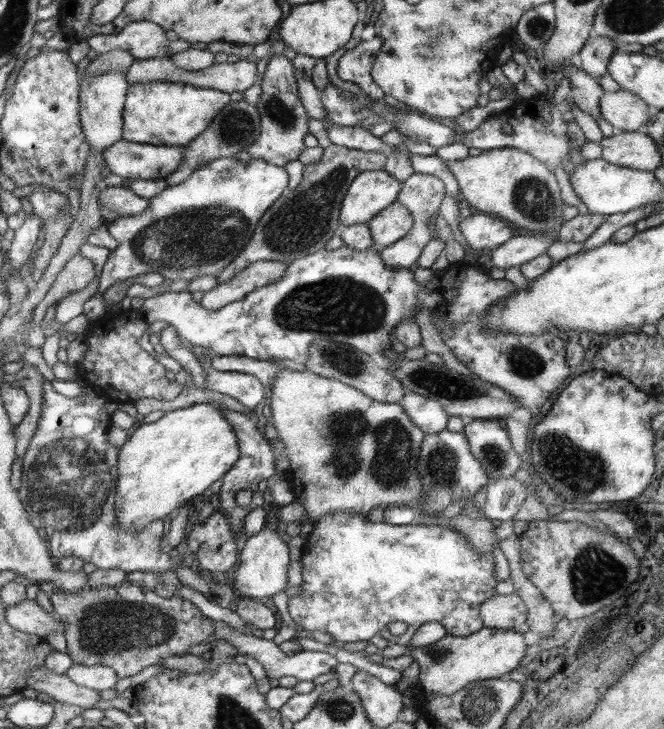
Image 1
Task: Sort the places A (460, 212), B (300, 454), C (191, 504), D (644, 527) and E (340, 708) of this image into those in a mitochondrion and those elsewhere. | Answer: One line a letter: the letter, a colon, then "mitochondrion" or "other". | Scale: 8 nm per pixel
A: other
B: other
C: other
D: other
E: mitochondrion

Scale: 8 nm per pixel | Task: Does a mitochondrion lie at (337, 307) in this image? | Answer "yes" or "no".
yes

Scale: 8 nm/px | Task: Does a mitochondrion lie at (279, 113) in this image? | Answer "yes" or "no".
yes

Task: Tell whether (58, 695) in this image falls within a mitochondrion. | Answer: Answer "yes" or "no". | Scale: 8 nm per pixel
no

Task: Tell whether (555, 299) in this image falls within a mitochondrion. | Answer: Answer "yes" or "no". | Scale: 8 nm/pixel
no

